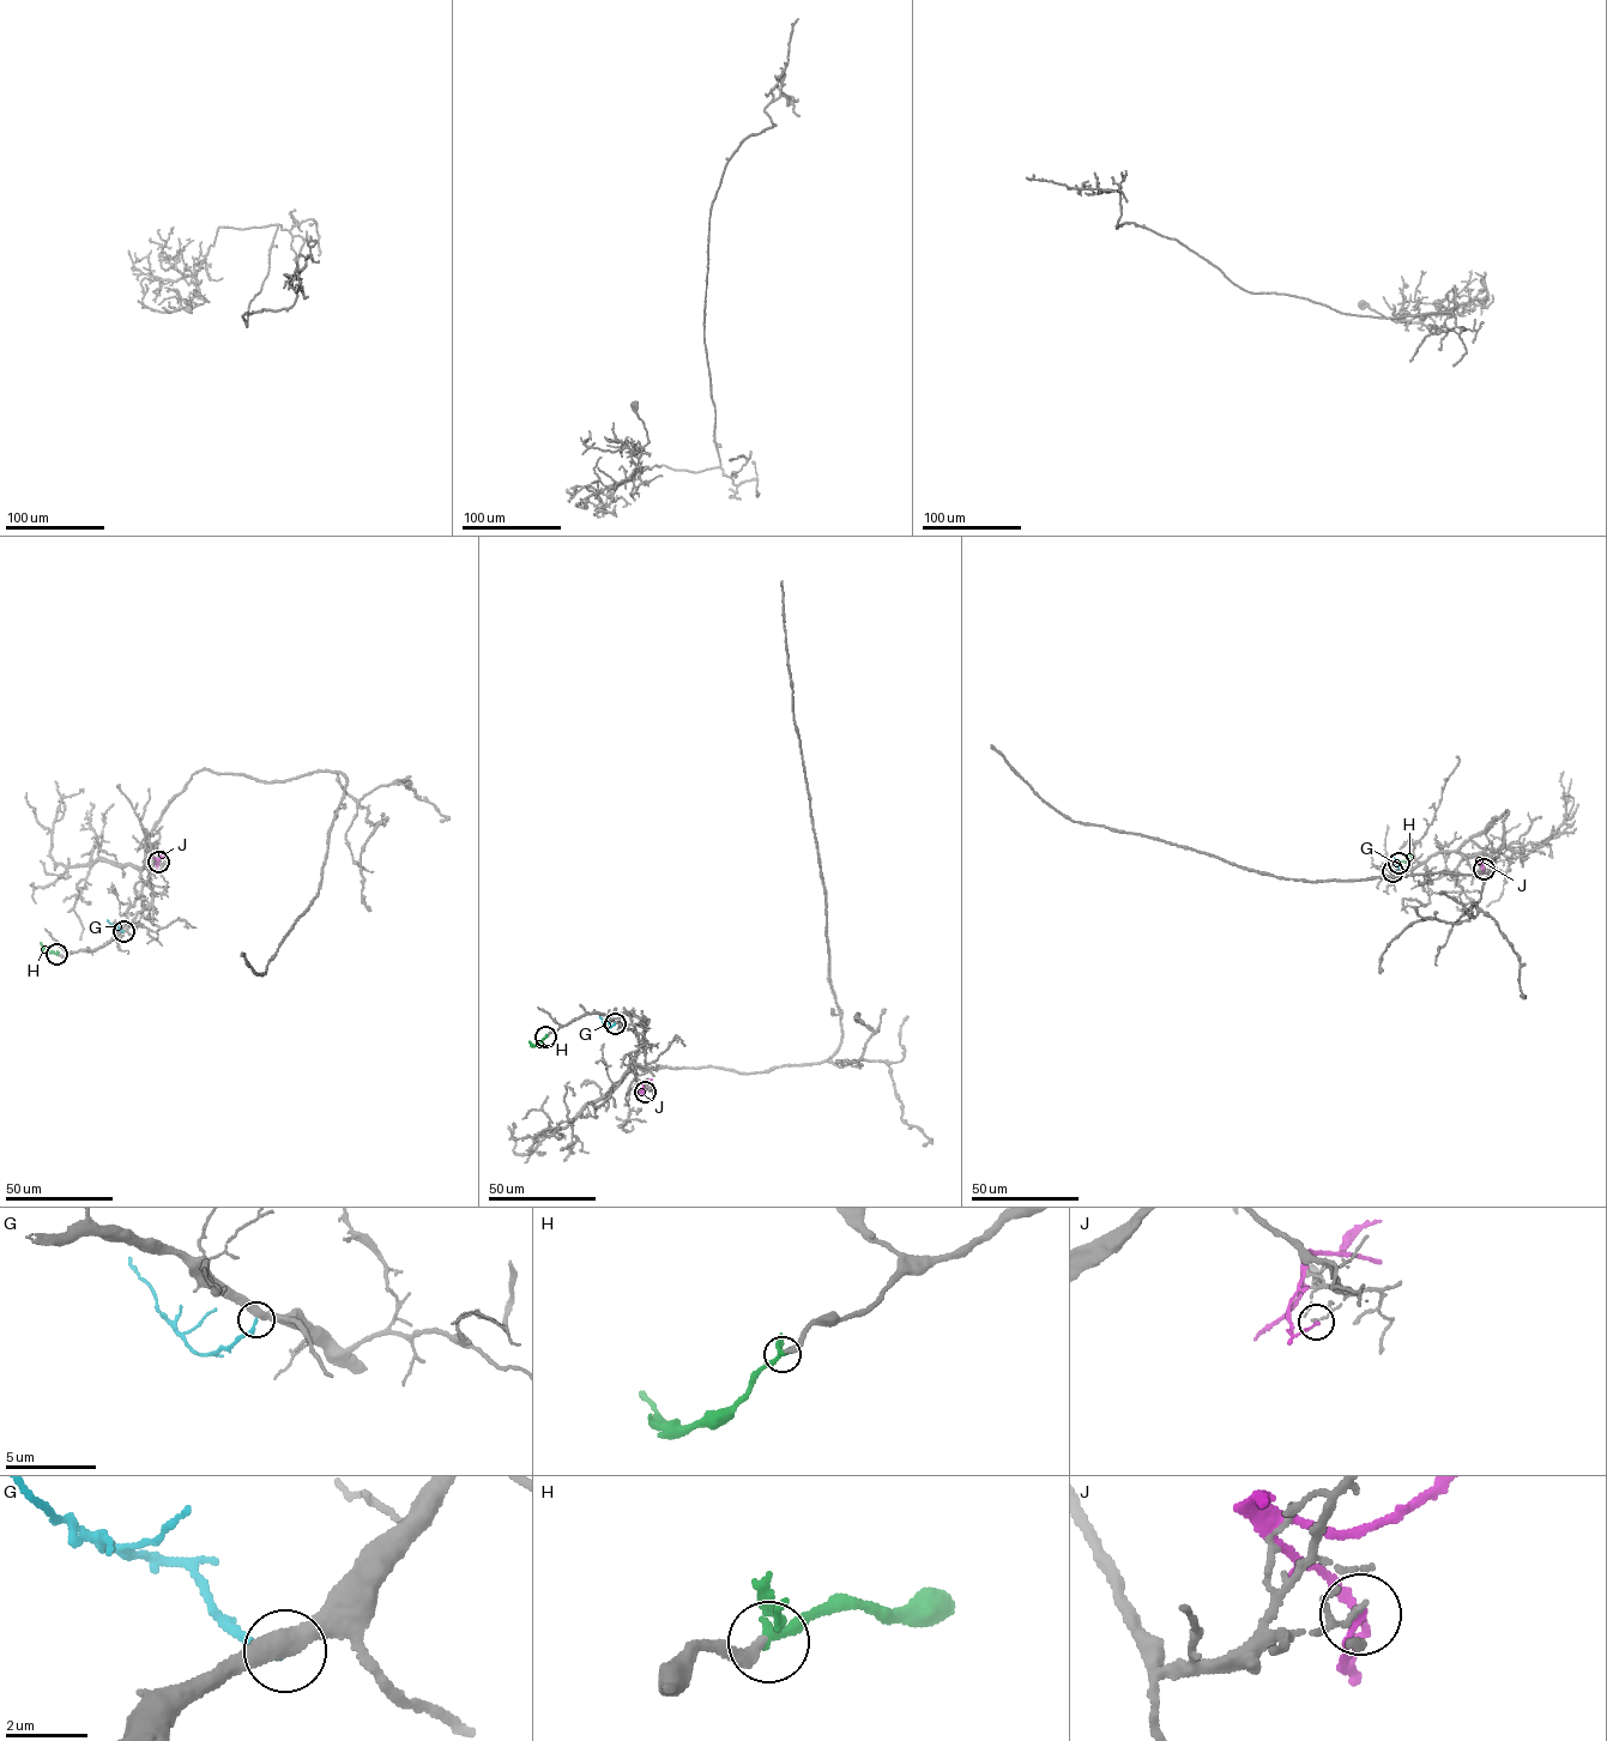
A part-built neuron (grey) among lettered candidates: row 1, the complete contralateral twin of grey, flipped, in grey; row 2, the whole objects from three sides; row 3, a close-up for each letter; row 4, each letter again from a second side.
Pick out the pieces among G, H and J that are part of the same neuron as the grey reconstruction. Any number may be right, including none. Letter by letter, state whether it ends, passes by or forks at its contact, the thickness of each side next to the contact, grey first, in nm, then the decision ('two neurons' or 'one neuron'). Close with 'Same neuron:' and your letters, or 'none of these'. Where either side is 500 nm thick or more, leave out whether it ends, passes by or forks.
G: it ends | 440/240 nm | one neuron
H: it forks | 240/170 nm | one neuron
J: it ends | 100/150 nm | two neurons
Same neuron: G, H

